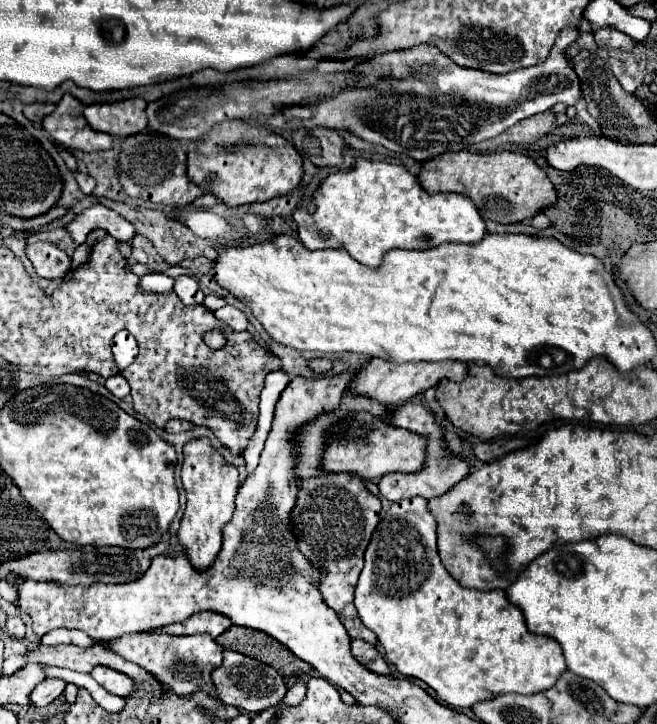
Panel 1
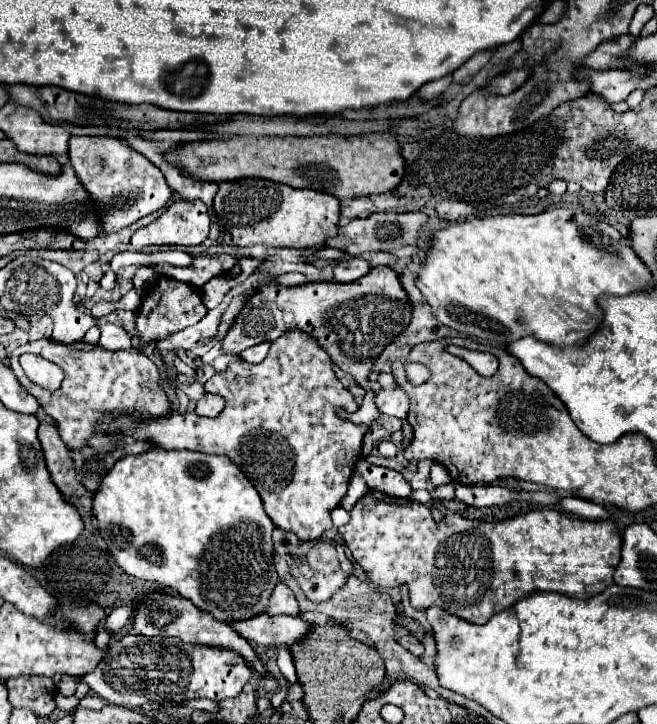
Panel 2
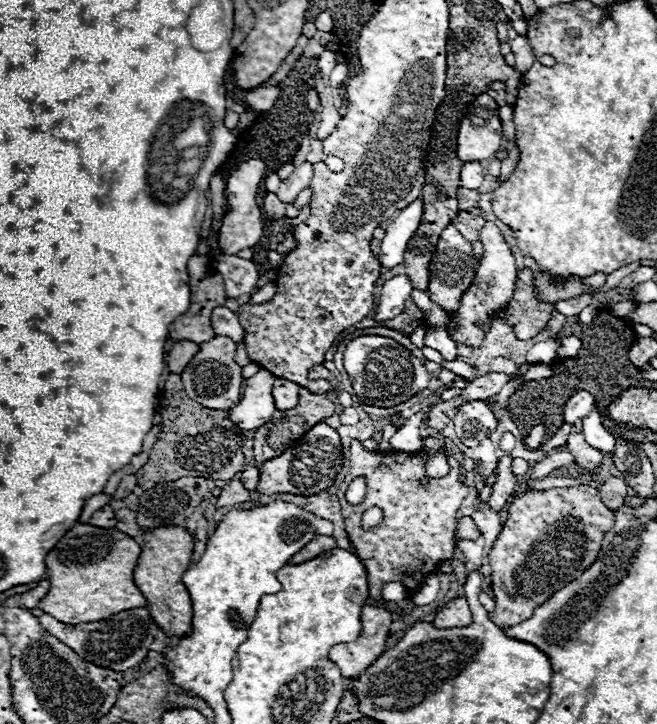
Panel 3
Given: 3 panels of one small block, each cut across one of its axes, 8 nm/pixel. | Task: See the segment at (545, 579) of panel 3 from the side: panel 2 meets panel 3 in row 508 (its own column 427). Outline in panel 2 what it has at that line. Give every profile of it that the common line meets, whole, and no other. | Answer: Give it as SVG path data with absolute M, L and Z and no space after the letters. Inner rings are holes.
M368 490L366 496L362 496L356 506L350 510L350 522L346 526L340 528L340 536L344 538L344 544L350 548L354 562L358 562L362 566L362 570L366 572L366 576L380 588L394 588L400 584L408 586L410 592L410 604L414 610L426 610L430 606L440 606L446 612L452 612L458 618L464 618L472 624L486 624L494 614L502 612L504 608L510 608L512 604L516 604L518 600L522 600L524 596L532 594L532 592L560 592L566 596L574 596L574 598L590 598L596 596L600 592L604 592L608 586L614 584L612 574L614 568L620 560L620 544L622 544L622 534L618 530L618 526L610 520L580 520L576 516L558 512L554 508L542 508L542 510L530 510L526 514L518 514L514 518L502 520L502 522L482 522L482 520L470 520L464 518L460 514L448 512L440 522L436 522L432 518L432 512L428 510L428 506L414 502L410 498L392 498L388 494L382 494L378 490Z

